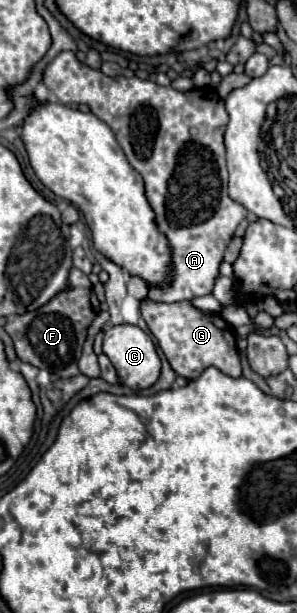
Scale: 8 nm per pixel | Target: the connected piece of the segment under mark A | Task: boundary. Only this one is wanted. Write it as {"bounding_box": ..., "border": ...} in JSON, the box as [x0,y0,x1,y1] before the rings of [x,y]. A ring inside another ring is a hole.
{"bounding_box":[43,51,247,303],"border":[[[71,51],[59,53],[45,67],[43,83],[63,105],[67,103],[89,105],[91,113],[103,119],[111,127],[111,131],[119,139],[117,143],[121,145],[127,161],[145,181],[145,197],[155,213],[159,231],[169,241],[169,251],[171,251],[167,283],[149,285],[149,297],[153,301],[171,303],[171,301],[183,301],[183,299],[193,299],[211,293],[215,277],[219,275],[223,251],[229,245],[239,221],[247,215],[247,209],[235,203],[227,195],[227,169],[225,169],[225,145],[223,145],[227,113],[219,93],[211,87],[179,93],[173,87],[161,87],[149,79],[125,77],[125,75],[105,77],[101,71],[95,71],[85,63],[77,61],[75,53]]]}

